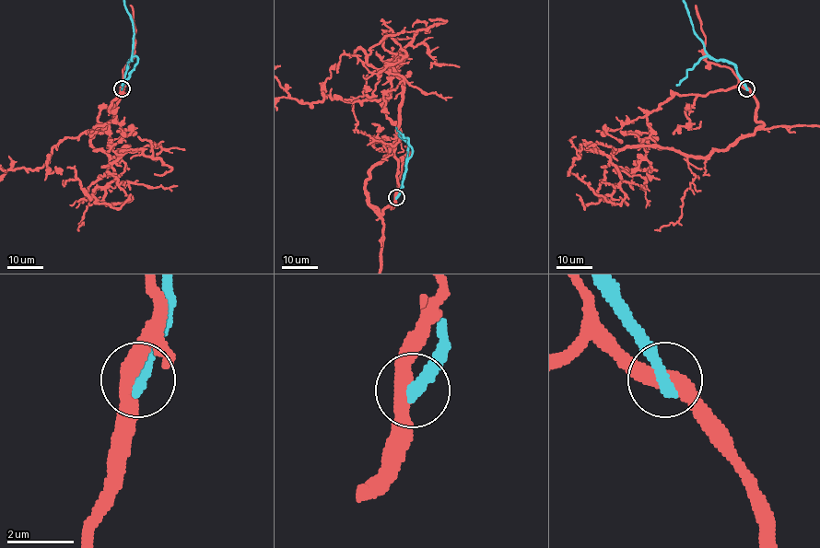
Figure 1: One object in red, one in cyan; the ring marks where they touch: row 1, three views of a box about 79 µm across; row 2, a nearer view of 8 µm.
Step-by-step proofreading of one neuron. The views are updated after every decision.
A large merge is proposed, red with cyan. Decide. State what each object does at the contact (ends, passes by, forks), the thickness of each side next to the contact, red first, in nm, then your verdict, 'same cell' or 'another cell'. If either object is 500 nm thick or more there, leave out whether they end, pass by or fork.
red passes by | cyan ends | 440/360 nm | another cell

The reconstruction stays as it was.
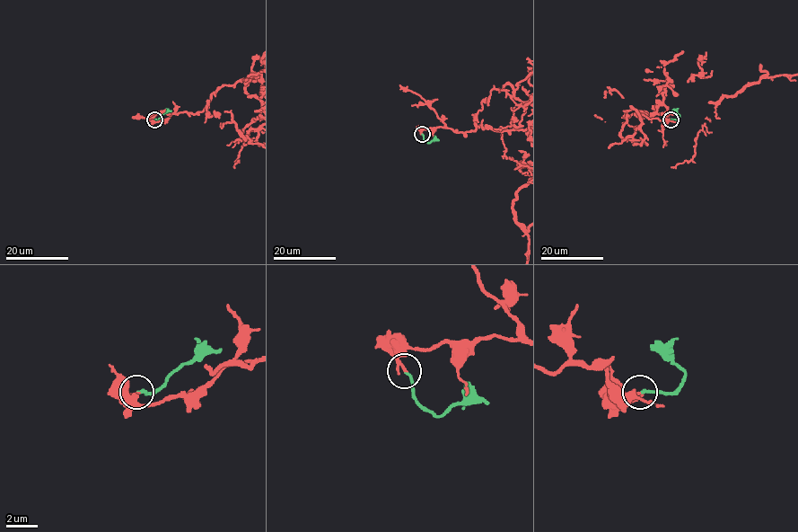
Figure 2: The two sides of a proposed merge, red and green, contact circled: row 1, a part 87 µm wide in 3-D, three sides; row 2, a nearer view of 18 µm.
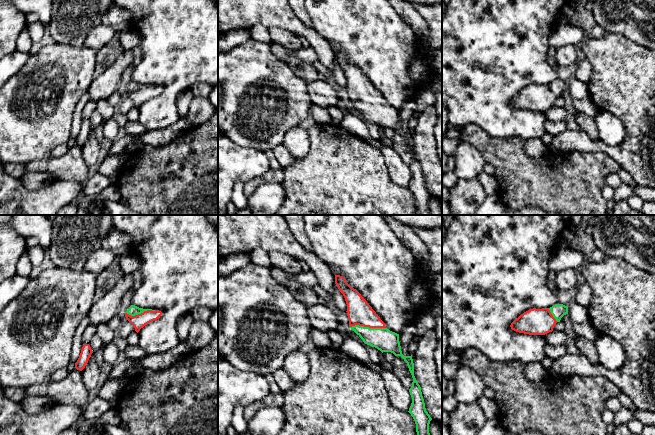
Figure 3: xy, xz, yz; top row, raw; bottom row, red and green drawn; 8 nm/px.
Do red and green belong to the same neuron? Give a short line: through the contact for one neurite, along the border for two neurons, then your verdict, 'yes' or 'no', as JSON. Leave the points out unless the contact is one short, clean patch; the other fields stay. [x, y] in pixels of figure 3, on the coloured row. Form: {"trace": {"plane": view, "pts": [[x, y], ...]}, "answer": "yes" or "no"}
{"trace": {"plane": "xz", "pts": [[359, 312], [367, 326], [383, 339]]}, "answer": "yes"}

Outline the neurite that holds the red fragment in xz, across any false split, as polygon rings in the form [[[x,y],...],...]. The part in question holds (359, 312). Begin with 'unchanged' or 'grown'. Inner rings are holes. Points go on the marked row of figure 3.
grown; [[[335,275],[335,284],[343,294],[347,304],[349,327],[367,345],[377,348],[382,353],[391,352],[401,356],[407,363],[413,382],[409,389],[412,403],[409,413],[416,424],[417,435],[430,435],[429,424],[432,418],[425,408],[421,387],[414,376],[414,363],[411,356],[404,356],[401,351],[399,334],[390,331],[360,293],[352,288],[343,276]]]

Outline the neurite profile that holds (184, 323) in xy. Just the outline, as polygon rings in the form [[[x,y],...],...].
[[[187,313],[180,317],[177,321],[177,335],[179,340],[184,341],[189,335],[189,330],[194,322],[191,313]]]

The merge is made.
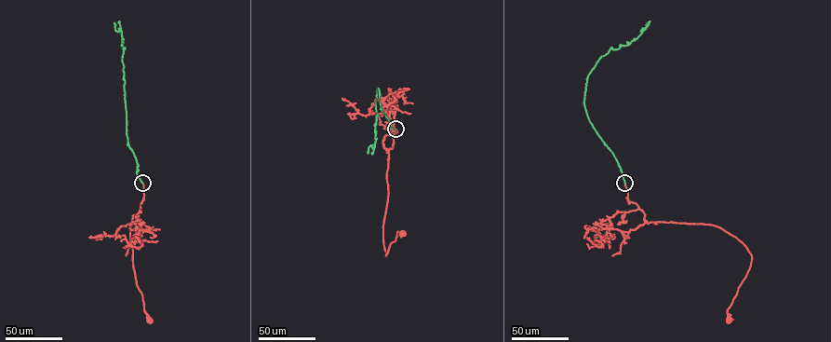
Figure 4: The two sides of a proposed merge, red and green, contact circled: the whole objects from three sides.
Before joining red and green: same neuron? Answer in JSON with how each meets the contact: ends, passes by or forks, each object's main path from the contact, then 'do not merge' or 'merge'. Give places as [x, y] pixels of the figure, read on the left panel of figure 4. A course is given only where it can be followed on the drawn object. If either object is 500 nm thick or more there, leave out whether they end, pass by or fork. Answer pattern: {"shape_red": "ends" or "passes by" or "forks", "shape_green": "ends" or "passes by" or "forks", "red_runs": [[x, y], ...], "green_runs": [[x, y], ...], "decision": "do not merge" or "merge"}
{"shape_red": "ends", "shape_green": "ends", "red_runs": [[142, 183], [143, 199], [137, 219], [130, 225], [130, 236], [137, 285], [141, 294], [144, 311], [150, 320]], "green_runs": [[142, 183], [127, 134], [122, 61], [124, 48], [121, 31], [119, 28], [118, 31], [115, 30], [115, 25]], "decision": "merge"}

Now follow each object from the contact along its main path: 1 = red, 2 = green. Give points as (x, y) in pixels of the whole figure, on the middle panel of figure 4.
1: (395, 129), (393, 147), (387, 151), (388, 197), (383, 225), (385, 256), (397, 231), (403, 233)
2: (395, 129), (390, 126), (381, 111), (378, 88), (374, 146), (373, 148), (370, 145), (368, 149)

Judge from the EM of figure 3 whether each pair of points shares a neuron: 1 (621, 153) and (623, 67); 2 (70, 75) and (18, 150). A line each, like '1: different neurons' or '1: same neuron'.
1: same neuron
2: same neuron

